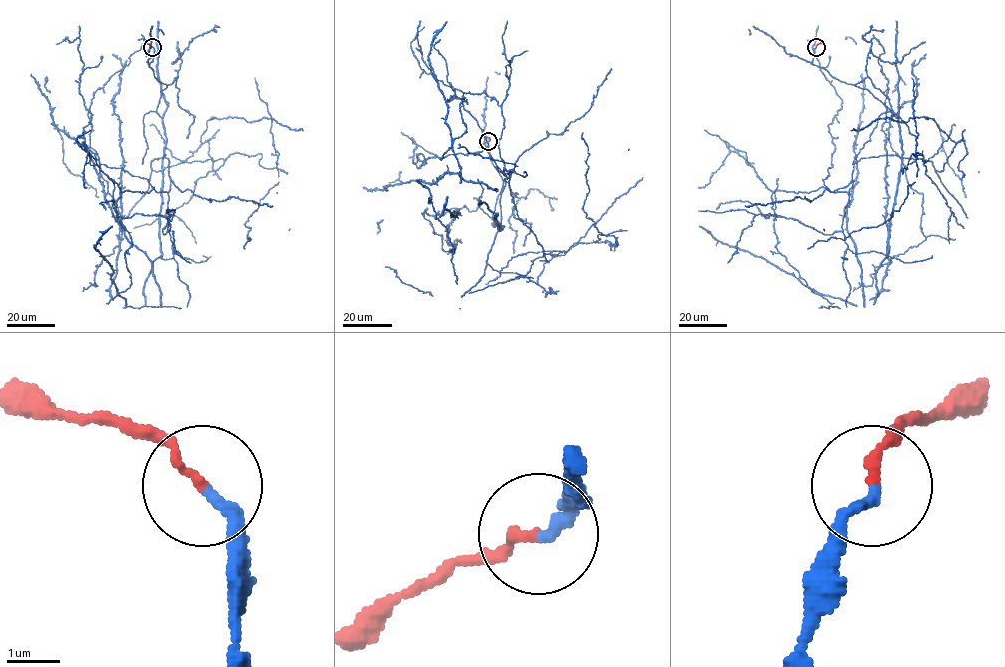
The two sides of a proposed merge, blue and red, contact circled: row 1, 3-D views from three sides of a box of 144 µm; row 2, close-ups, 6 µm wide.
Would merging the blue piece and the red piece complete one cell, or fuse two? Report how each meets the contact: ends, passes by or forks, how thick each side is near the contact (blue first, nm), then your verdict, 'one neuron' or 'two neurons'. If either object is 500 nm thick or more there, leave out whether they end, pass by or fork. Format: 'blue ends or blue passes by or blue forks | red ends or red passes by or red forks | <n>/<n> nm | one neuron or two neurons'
blue ends | red ends | 200/170 nm | one neuron

